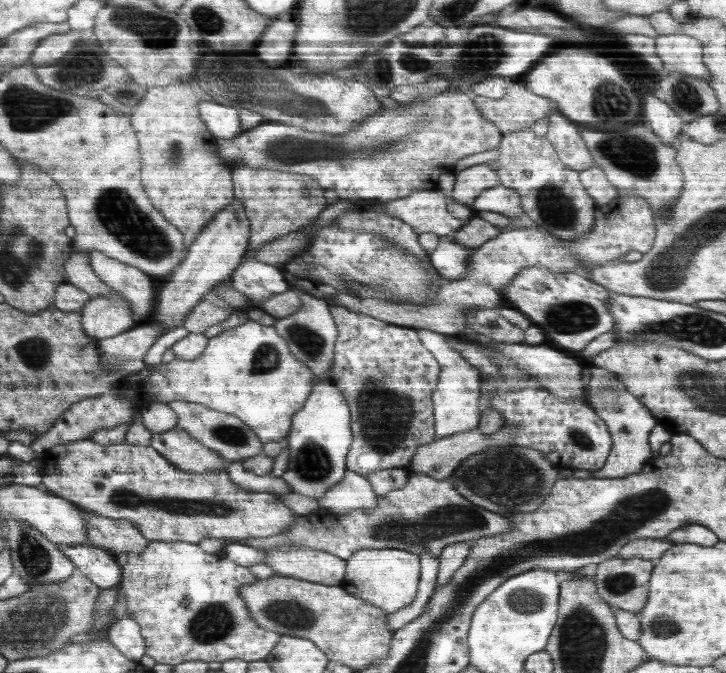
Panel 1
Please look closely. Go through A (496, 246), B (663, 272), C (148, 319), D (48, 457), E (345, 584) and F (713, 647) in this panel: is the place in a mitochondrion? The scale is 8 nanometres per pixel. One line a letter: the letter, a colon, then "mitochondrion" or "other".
A: other
B: mitochondrion
C: other
D: other
E: other
F: other

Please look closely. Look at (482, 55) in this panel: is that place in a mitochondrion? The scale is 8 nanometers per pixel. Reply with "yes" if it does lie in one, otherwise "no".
yes

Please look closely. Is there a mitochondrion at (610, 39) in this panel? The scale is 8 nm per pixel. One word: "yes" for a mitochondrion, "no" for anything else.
no

